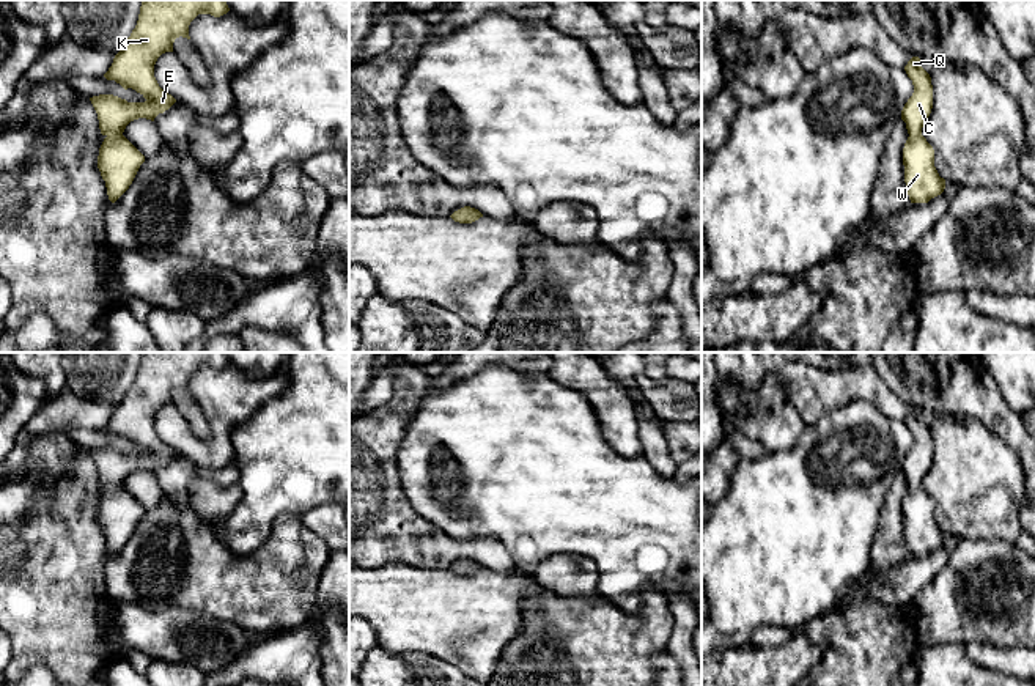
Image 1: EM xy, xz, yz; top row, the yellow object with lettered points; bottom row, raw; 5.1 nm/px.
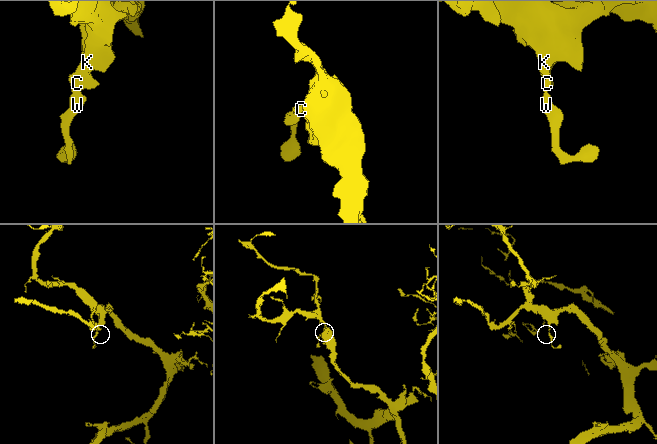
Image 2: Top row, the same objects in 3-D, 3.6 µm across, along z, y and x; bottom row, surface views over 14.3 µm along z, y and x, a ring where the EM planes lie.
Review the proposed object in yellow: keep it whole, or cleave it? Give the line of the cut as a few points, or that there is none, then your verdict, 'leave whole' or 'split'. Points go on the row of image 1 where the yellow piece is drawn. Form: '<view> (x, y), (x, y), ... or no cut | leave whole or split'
no cut | leave whole

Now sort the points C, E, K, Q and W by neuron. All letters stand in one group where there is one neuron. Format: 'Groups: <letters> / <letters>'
Groups: C E K Q W

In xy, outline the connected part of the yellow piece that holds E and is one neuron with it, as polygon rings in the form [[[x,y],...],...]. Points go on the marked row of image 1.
[[[142,0],[137,25],[104,77],[124,90],[135,90],[146,101],[127,102],[113,94],[90,98],[105,137],[99,148],[98,168],[112,203],[129,189],[145,162],[145,156],[123,135],[126,126],[138,118],[154,121],[176,102],[154,77],[157,58],[173,52],[176,38],[190,39],[189,25],[198,14],[220,17],[228,11],[225,0]]]

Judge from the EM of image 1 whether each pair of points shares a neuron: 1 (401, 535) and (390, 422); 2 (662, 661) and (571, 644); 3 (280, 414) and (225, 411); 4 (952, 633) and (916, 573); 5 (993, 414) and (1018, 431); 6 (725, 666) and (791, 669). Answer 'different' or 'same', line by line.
1: same
2: different
3: different
4: different
5: same
6: same

